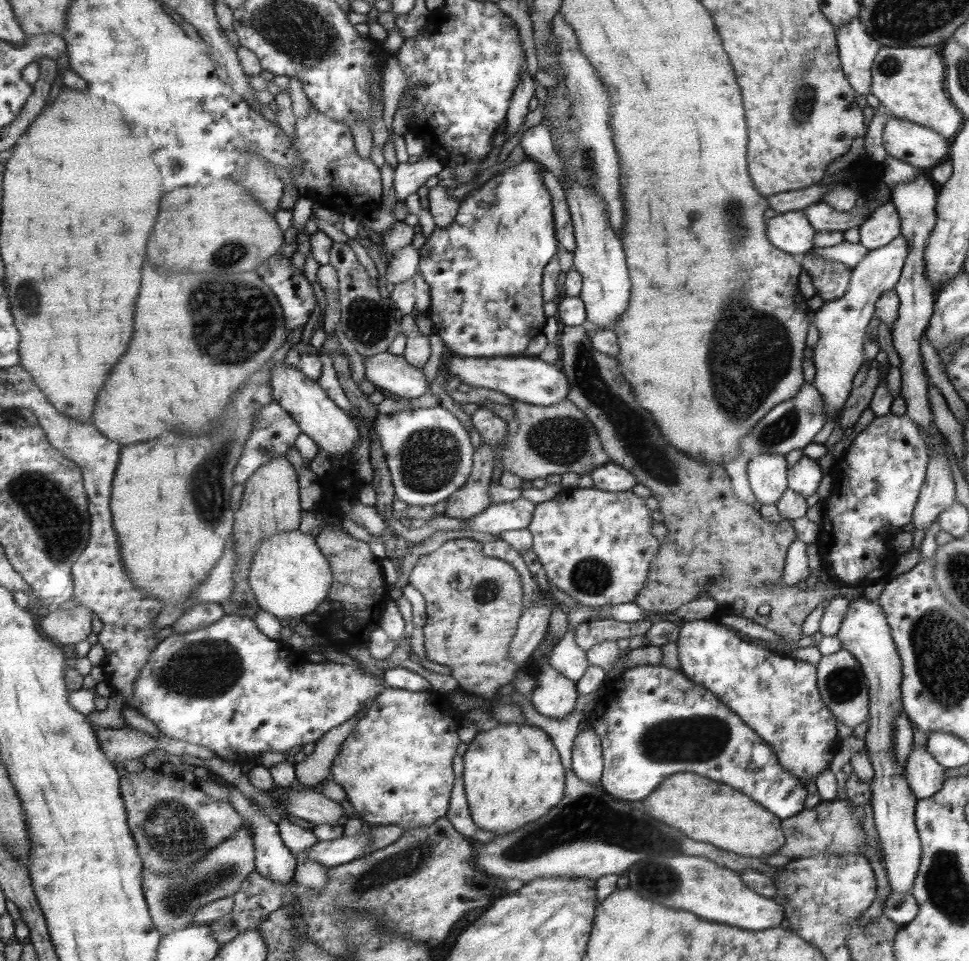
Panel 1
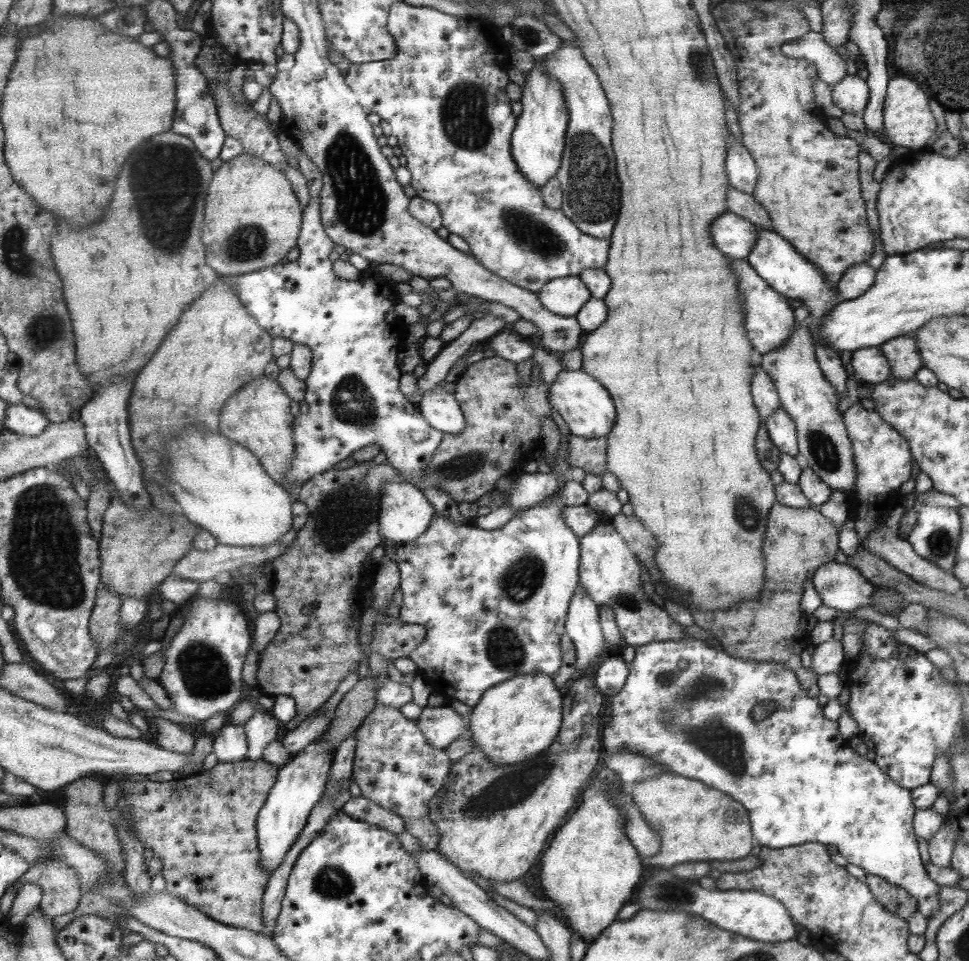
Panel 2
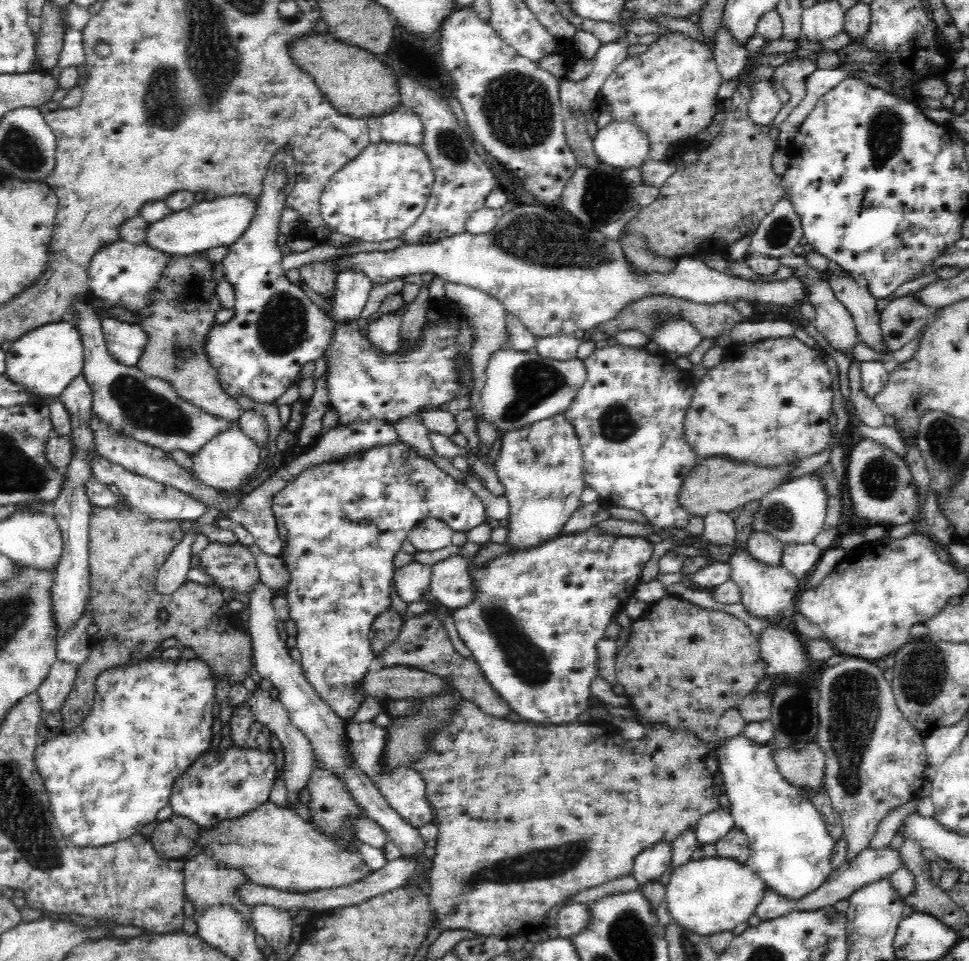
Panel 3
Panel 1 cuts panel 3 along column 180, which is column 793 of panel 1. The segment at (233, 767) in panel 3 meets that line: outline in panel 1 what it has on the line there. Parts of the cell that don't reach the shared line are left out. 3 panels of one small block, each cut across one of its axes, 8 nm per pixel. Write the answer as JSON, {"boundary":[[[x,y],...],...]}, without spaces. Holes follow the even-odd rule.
{"boundary":[[[629,665],[621,674],[619,680],[614,683],[615,690],[613,692],[603,694],[599,700],[596,700],[595,707],[591,710],[588,718],[588,724],[594,729],[594,733],[599,737],[602,746],[603,771],[599,784],[607,794],[621,798],[621,800],[643,800],[645,796],[651,795],[651,792],[658,788],[657,784],[661,780],[665,780],[667,776],[674,775],[677,771],[694,772],[701,774],[709,780],[719,780],[723,784],[731,784],[731,788],[739,788],[739,792],[743,792],[745,796],[749,796],[751,800],[766,808],[767,812],[771,812],[781,821],[791,819],[804,810],[803,802],[808,797],[806,788],[797,778],[791,776],[789,771],[785,770],[775,758],[775,752],[756,732],[748,727],[741,719],[738,713],[734,713],[728,705],[724,705],[709,689],[703,688],[700,684],[688,679],[681,671],[677,669],[668,669],[665,665]]]}

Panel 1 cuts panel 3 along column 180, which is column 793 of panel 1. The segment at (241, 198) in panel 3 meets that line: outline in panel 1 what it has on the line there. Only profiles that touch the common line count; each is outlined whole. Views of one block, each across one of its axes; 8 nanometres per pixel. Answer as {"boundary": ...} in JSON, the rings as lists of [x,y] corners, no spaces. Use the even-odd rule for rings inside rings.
{"boundary":[[[802,210],[776,213],[768,219],[768,239],[781,252],[801,257],[814,247],[815,229]]]}

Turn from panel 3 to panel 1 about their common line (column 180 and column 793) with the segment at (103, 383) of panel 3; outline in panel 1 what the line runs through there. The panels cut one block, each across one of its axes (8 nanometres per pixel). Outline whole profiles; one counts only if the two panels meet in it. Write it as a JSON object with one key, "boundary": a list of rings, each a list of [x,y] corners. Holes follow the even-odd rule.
{"boundary":[[[804,382],[794,398],[771,408],[771,411],[738,440],[738,450],[748,457],[769,453],[786,455],[790,450],[798,454],[804,446],[812,442],[825,419],[822,396],[819,396],[818,389],[812,383]]]}

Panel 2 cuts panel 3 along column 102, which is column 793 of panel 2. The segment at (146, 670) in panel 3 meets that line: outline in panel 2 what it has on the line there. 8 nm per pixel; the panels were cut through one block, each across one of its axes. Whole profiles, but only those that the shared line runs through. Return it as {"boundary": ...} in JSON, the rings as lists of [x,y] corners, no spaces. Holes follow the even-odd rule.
{"boundary":[[[691,638],[655,641],[634,647],[633,660],[627,665],[628,673],[623,686],[613,696],[609,697],[608,720],[605,720],[603,729],[603,748],[606,749],[607,754],[617,752],[641,753],[641,756],[653,760],[663,770],[679,776],[687,776],[687,779],[703,780],[703,784],[711,784],[711,788],[719,788],[719,792],[727,792],[729,796],[735,796],[735,800],[739,800],[739,804],[743,804],[749,810],[751,828],[755,828],[755,840],[757,840],[757,844],[761,844],[761,847],[780,849],[803,843],[832,844],[836,846],[838,853],[847,862],[859,866],[865,874],[880,876],[885,879],[885,882],[903,888],[916,901],[917,912],[923,915],[923,918],[929,920],[937,912],[939,908],[937,888],[939,886],[925,874],[924,865],[921,864],[919,854],[917,854],[915,834],[911,832],[911,818],[914,818],[913,812],[916,812],[917,809],[914,804],[911,804],[912,797],[909,796],[909,789],[895,784],[873,762],[857,758],[853,754],[853,750],[845,744],[845,739],[837,734],[837,721],[827,720],[821,714],[817,699],[811,698],[811,695],[803,690],[796,674],[786,665],[732,657],[723,650],[716,650],[699,639]],[[757,702],[763,702],[763,704],[759,704],[759,708],[755,708],[755,714],[759,714],[761,708],[769,708],[769,706],[773,706],[773,712],[769,712],[769,716],[765,716],[765,718],[755,716],[755,720],[759,720],[759,722],[753,722],[749,716],[749,710]]]}

